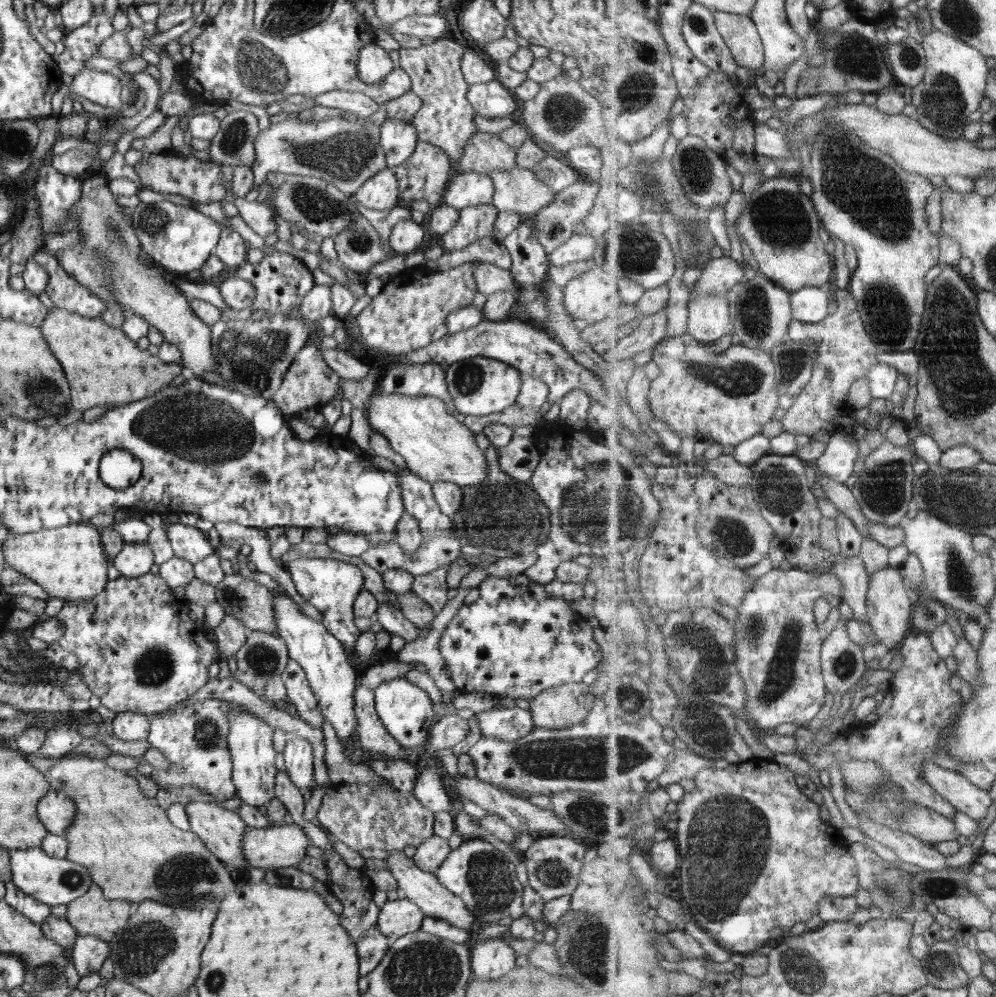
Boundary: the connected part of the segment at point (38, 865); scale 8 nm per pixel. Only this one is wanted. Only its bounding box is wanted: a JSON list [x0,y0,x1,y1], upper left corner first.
[9,847,93,907]

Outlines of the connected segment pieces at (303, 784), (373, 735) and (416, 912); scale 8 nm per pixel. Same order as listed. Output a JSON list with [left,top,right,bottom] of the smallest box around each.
[[283,736,317,793],[355,684,408,761],[377,896,425,942]]

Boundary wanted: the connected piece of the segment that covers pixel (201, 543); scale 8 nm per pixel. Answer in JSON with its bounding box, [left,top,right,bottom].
[166,522,216,566]

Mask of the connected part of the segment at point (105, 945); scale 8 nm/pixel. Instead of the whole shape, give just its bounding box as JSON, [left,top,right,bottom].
[72,935,110,976]

